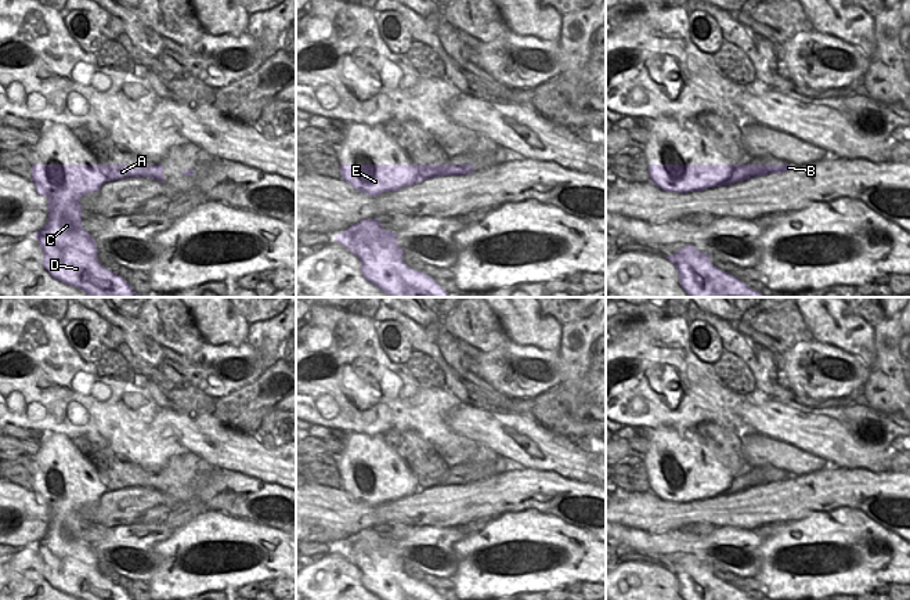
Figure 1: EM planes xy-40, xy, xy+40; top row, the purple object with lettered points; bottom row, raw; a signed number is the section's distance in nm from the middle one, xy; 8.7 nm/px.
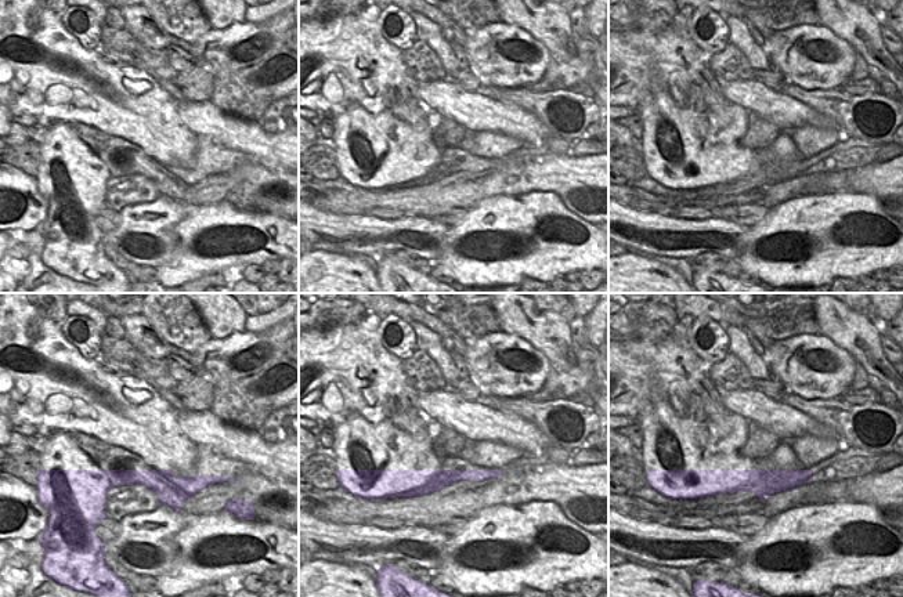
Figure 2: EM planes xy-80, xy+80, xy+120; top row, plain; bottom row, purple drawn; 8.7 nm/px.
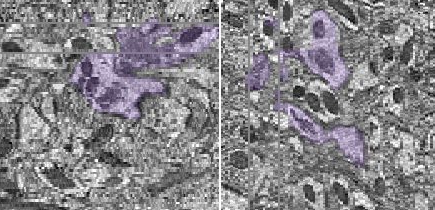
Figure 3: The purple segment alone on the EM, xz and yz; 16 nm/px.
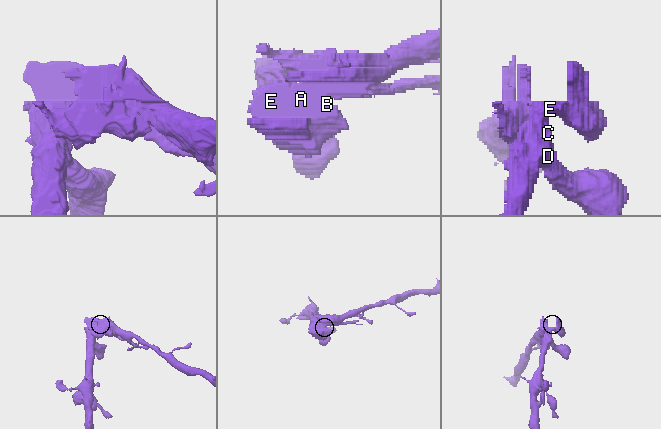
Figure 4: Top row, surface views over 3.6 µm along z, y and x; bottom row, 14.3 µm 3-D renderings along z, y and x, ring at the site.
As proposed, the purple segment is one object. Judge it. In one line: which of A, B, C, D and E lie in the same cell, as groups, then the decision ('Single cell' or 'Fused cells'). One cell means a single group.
Groups: A / B C D E. Fused cells

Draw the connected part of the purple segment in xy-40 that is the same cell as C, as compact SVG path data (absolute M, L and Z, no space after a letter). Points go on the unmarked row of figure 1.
M32 474L36 502L48 509L47 532L33 546L43 559L43 576L48 583L82 600L133 600L120 585L106 579L98 570L93 545L82 538L80 507L97 502L108 488L108 474Z

